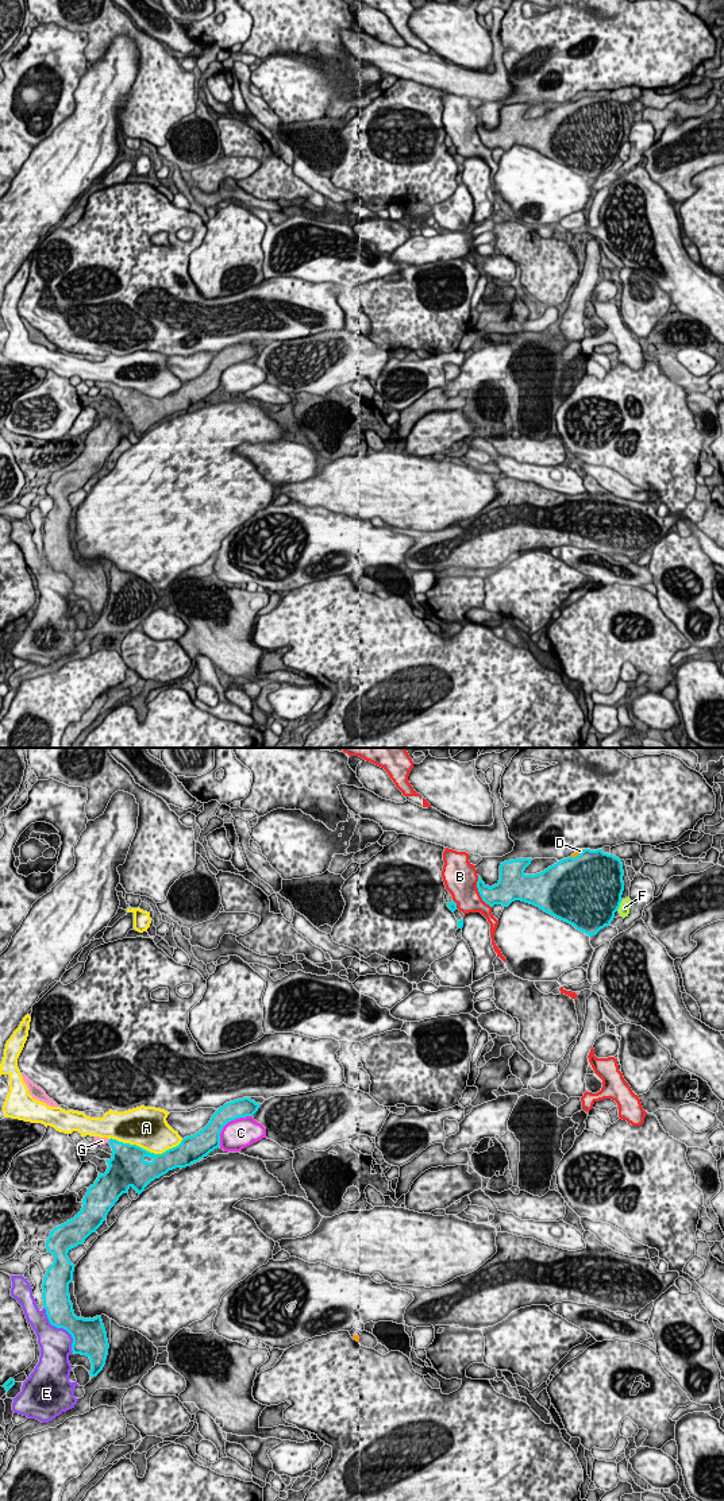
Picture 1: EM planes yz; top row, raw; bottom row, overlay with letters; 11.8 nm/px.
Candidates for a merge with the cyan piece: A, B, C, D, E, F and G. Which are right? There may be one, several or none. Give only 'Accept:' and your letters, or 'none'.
Accept: G

